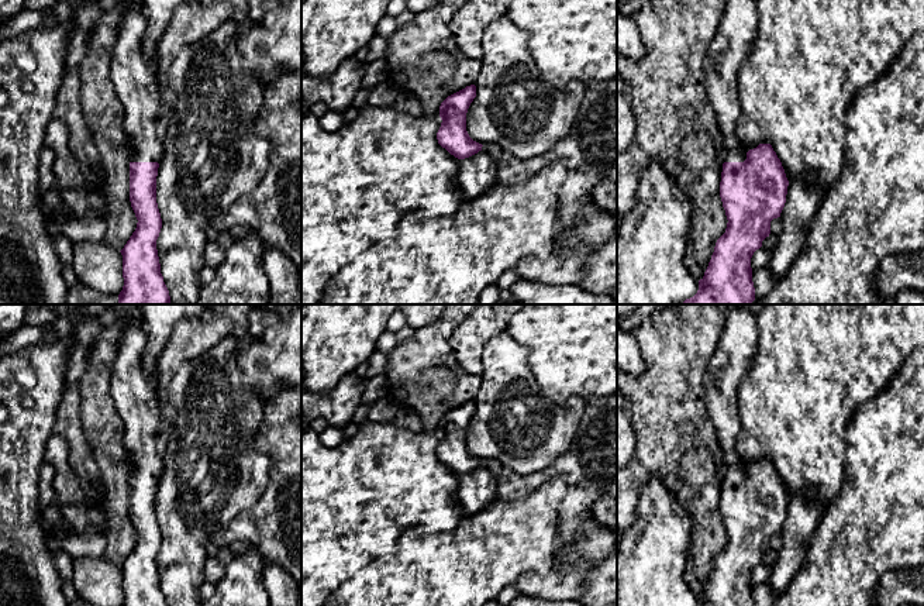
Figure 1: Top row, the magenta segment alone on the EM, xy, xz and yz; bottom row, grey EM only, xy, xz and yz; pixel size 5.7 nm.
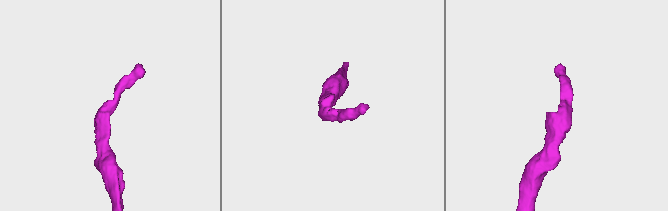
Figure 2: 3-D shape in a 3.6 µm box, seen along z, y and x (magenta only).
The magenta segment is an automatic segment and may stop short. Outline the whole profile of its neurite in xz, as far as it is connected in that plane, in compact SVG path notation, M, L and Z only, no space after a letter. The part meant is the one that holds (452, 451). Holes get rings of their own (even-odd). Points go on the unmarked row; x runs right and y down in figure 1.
M470 400L448 412L439 421L442 438L437 448L438 459L458 475L472 472L483 462L466 447L466 428L475 413L476 402Z

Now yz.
M747 309L725 311L725 327L704 375L706 407L724 457L720 513L728 538L699 606L755 606L751 574L786 519L789 496L772 461L759 459L747 468L735 450L738 388L758 350L756 320Z

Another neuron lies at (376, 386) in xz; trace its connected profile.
M379 373L365 379L365 390L362 395L362 403L372 404L373 402L390 397L389 379L386 373Z

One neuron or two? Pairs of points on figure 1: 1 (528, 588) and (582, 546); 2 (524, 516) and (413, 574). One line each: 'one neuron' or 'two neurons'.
1: one neuron
2: one neuron

